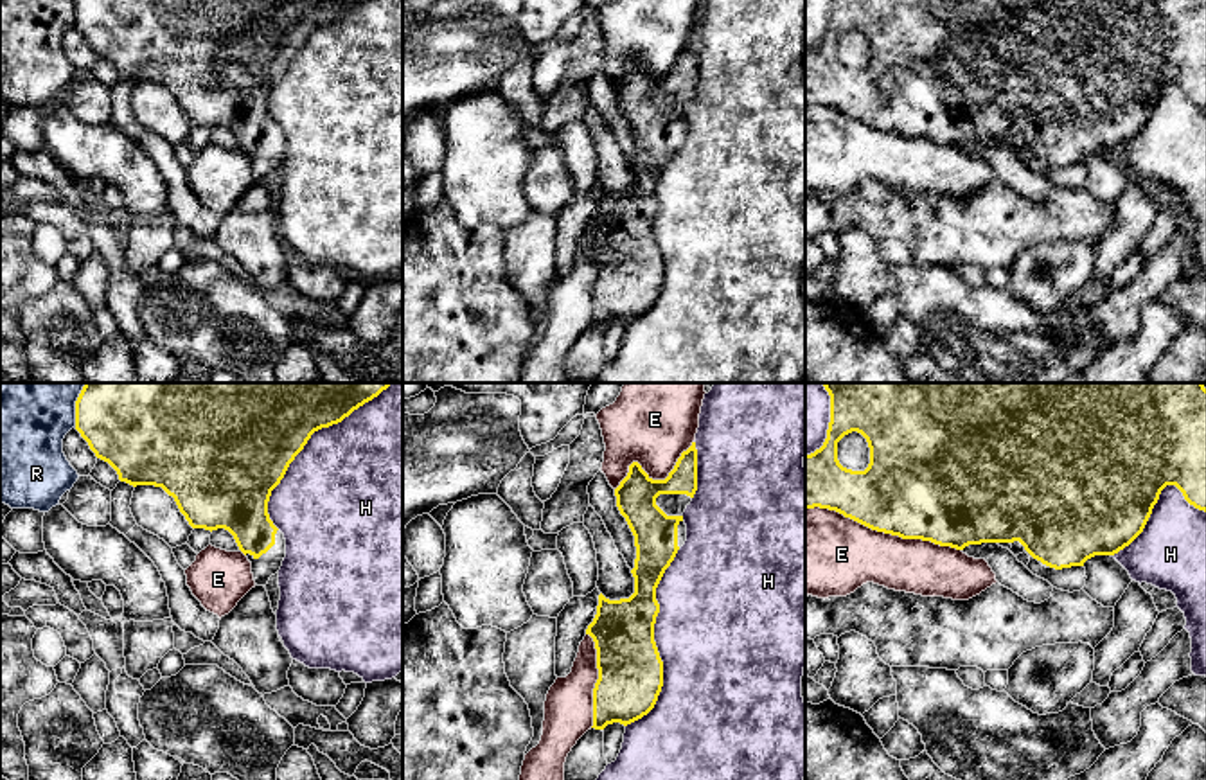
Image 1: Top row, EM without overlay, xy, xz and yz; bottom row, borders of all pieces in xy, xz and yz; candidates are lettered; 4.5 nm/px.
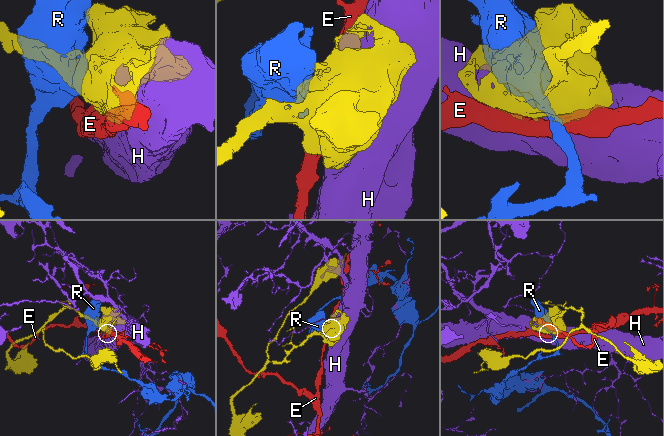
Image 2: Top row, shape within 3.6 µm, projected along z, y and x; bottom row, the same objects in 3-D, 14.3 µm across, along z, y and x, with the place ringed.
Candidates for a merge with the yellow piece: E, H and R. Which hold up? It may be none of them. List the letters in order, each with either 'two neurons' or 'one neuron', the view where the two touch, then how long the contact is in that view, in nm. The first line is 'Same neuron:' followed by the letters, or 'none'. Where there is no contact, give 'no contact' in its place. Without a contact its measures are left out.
Same neuron: none
E: two neurons; meets yellow in yz; contact 700 nm long
H: two neurons; meets yellow in xz; contact 850 nm long
R: two neurons; meets yellow in xy; contact 110 nm long

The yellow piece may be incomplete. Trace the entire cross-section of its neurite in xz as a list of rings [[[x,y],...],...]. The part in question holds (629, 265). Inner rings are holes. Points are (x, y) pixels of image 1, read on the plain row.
[[[696,40],[681,50],[665,77],[652,77],[638,59],[615,86],[636,144],[634,191],[609,198],[599,192],[586,232],[595,239],[599,277],[593,286],[593,324],[624,324],[647,313],[663,284],[663,259],[654,239],[660,210],[656,185],[687,138],[683,110],[697,88]]]

